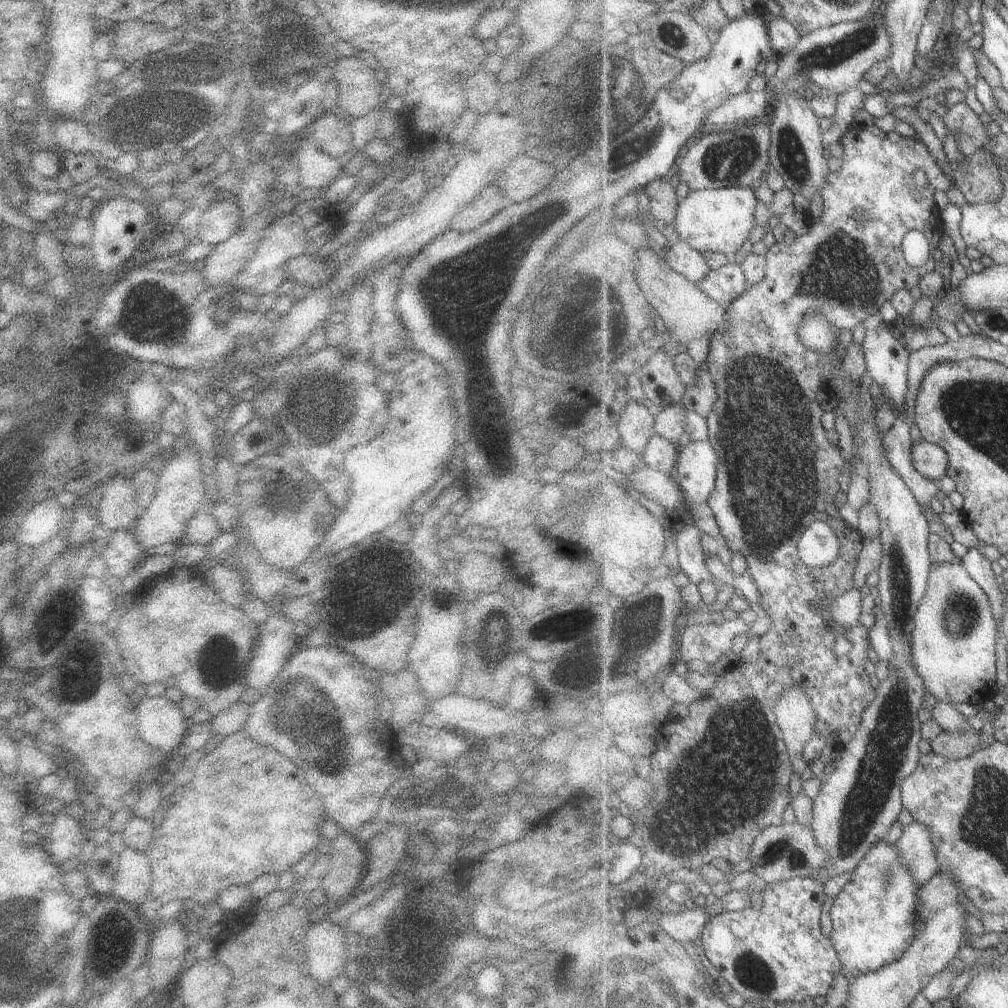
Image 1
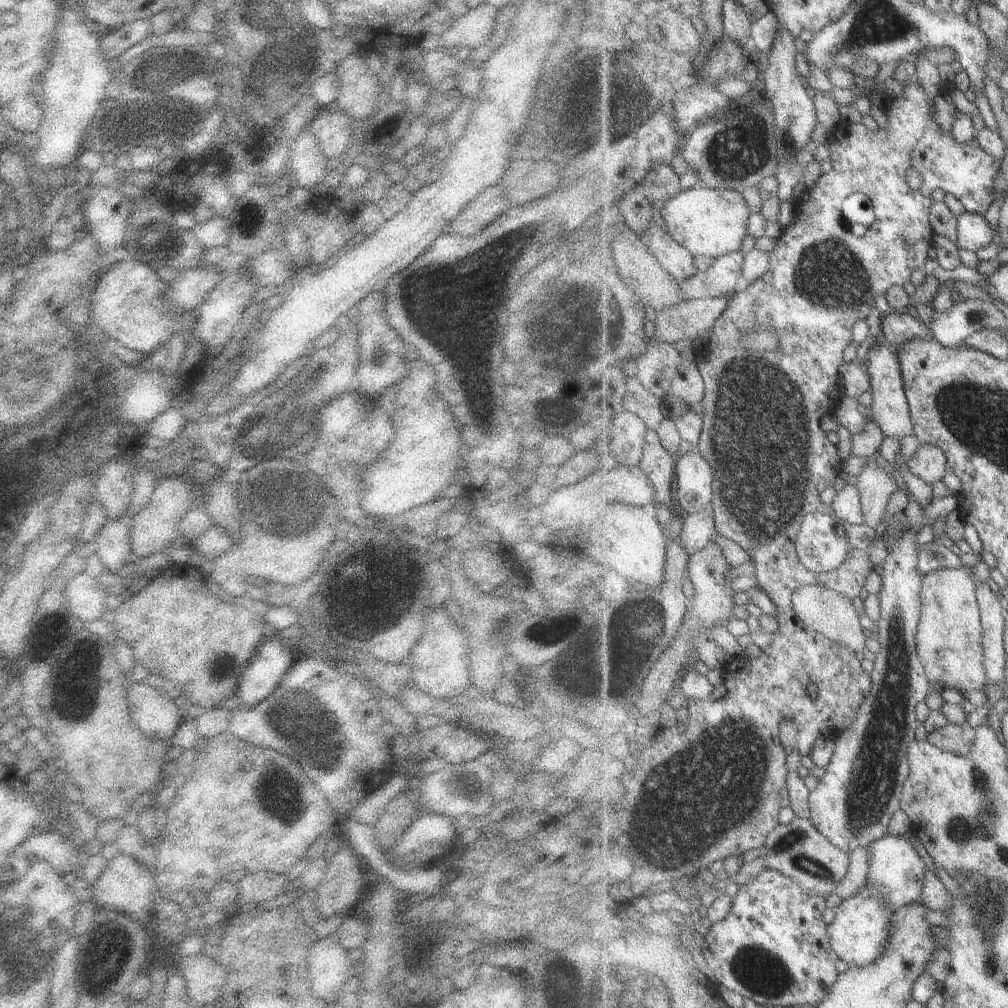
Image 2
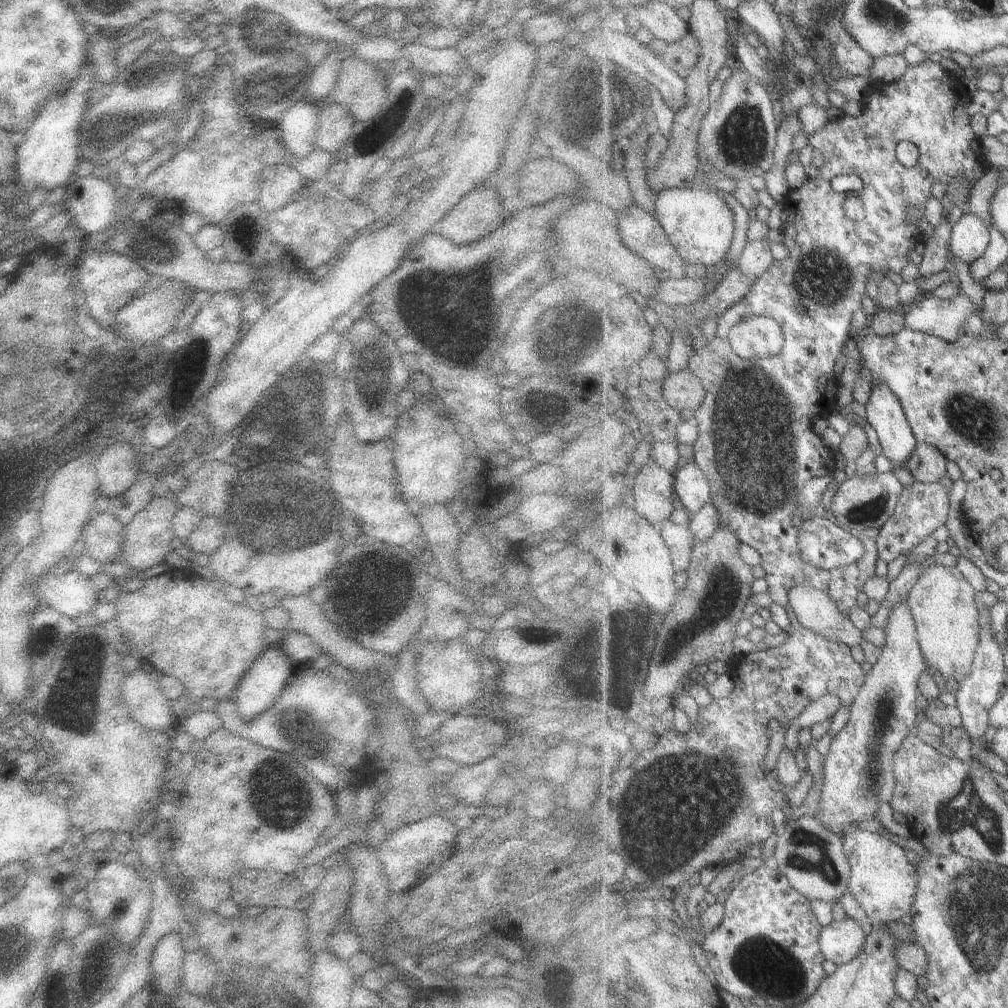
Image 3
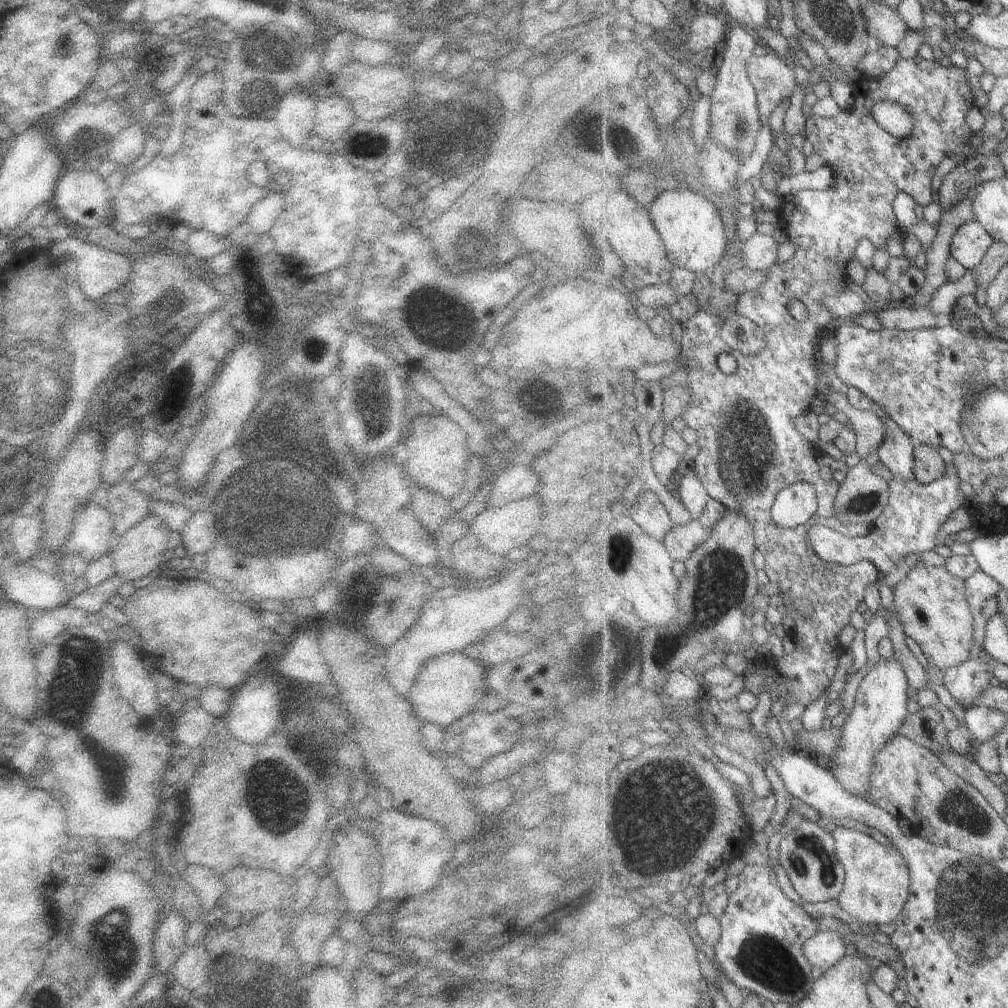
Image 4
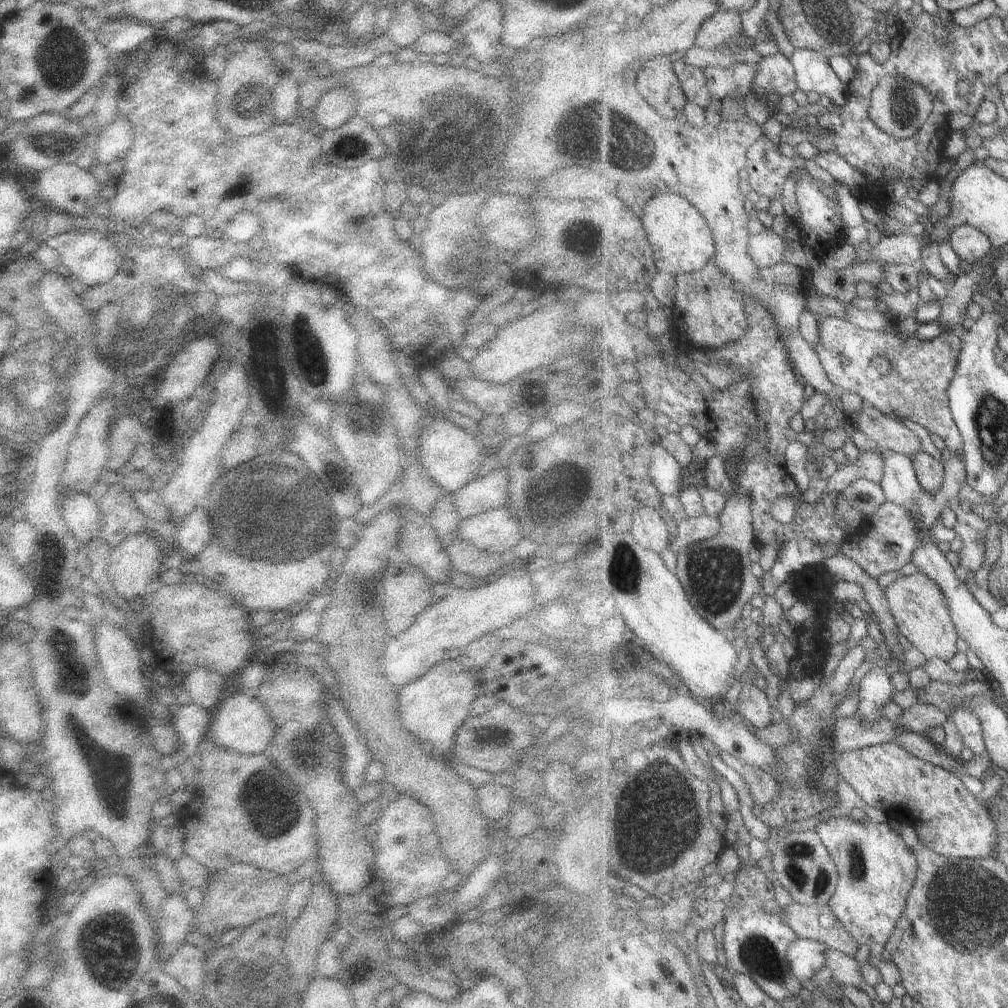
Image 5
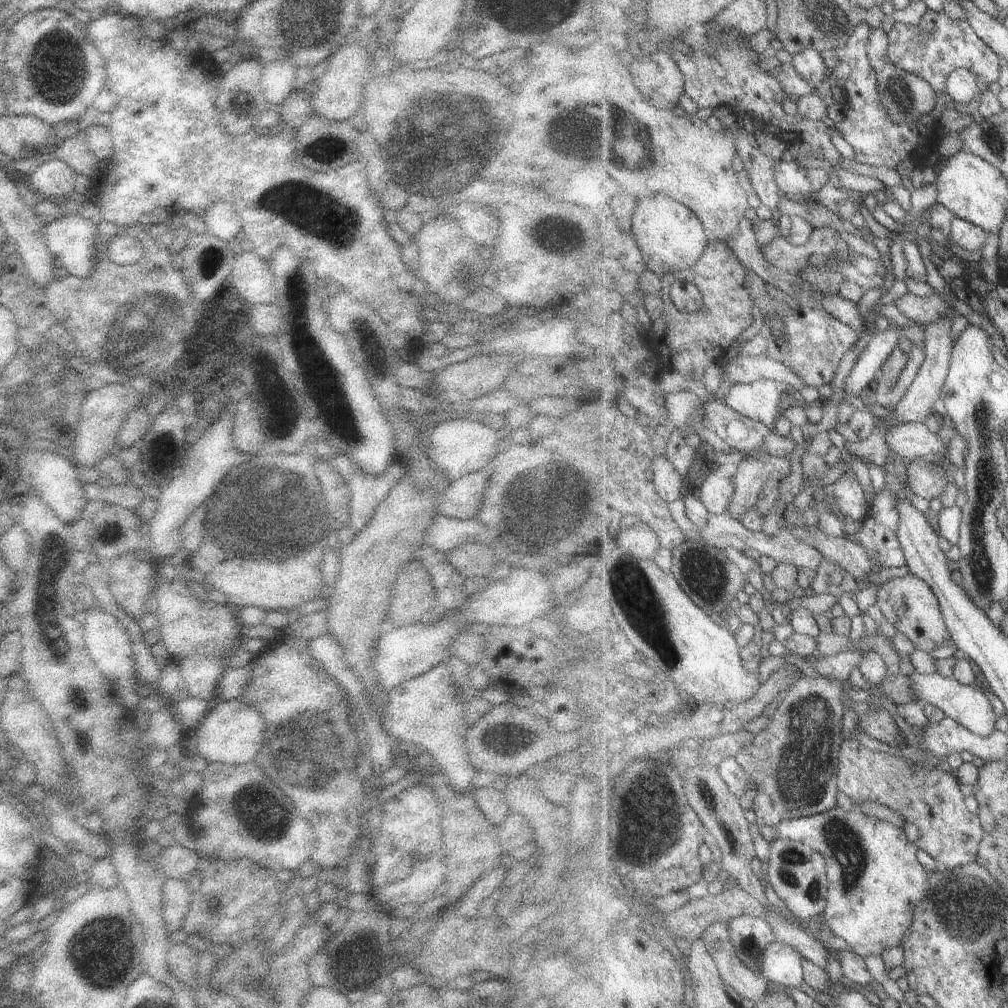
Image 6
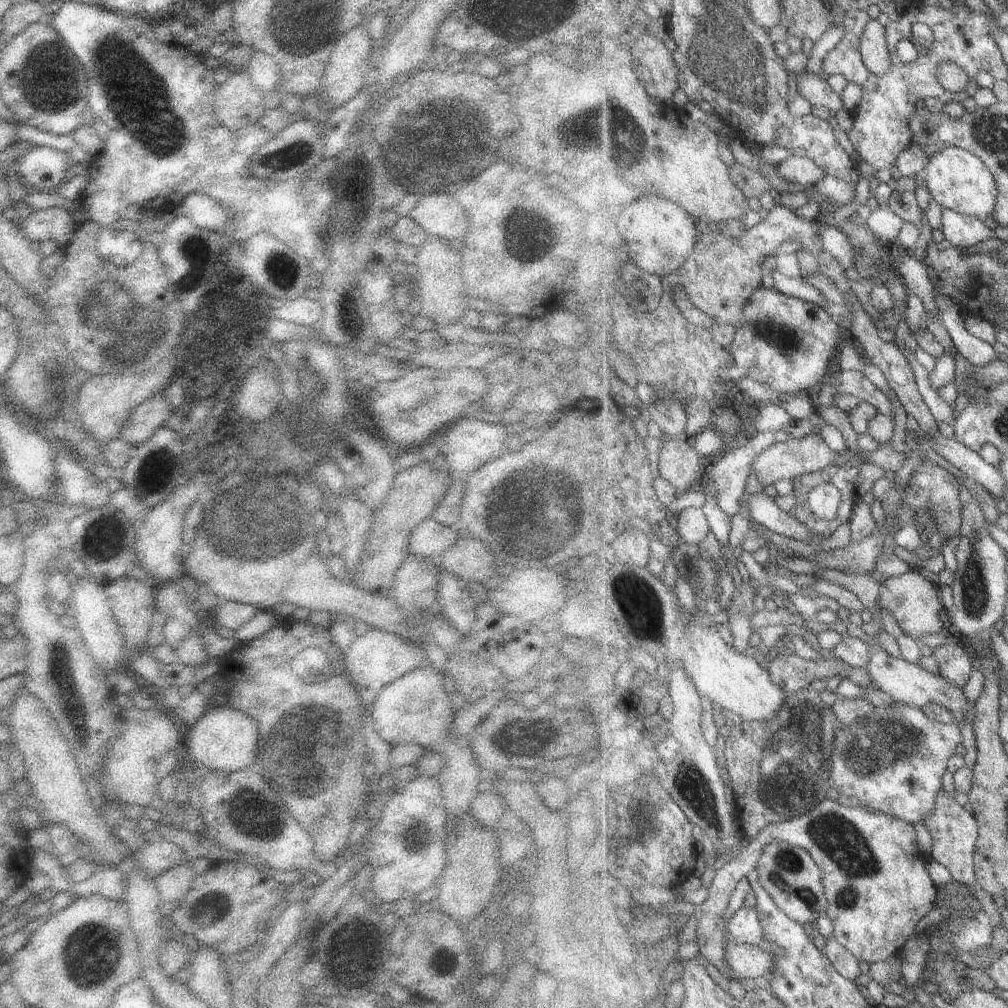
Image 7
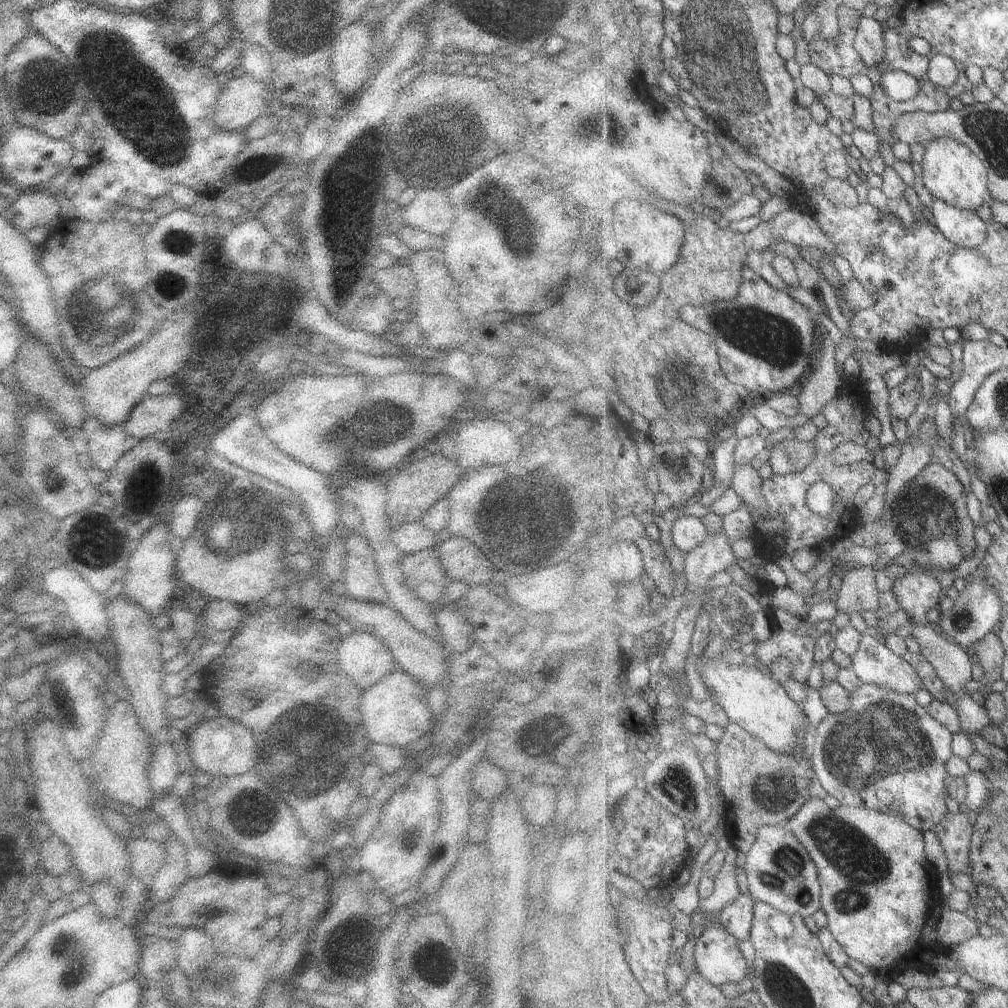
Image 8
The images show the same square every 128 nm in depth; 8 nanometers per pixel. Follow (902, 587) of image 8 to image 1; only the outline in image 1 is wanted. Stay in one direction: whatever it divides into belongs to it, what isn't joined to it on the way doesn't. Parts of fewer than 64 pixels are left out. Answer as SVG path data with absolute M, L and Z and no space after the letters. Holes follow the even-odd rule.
M935 563L928 578L928 589L914 616L912 632L912 659L915 670L929 692L938 701L958 707L976 708L993 700L997 687L997 621L989 595L969 574L962 563Z

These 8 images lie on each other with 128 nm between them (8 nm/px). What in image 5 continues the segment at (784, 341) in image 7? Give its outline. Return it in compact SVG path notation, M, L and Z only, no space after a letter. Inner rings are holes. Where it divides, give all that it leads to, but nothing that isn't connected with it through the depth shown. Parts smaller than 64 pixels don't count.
M817 317L819 343L814 347L821 359L827 376L844 391L860 394L867 405L873 405L893 418L907 418L924 427L929 434L937 434L951 453L958 454L964 460L964 438L956 425L948 397L948 388L958 369L958 359L962 349L962 340L958 332L946 331L930 340L918 340L915 335L901 337L893 331L872 331L862 329L843 317ZM875 356L883 356L891 362L887 375L881 375L871 366Z

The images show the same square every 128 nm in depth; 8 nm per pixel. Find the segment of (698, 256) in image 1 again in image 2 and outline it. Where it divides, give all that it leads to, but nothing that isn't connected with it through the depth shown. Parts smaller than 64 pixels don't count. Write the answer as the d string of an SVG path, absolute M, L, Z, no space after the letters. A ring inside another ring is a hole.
M652 222L643 236L643 242L649 246L650 253L661 263L661 266L678 281L684 281L700 272L693 254L675 242L665 228Z

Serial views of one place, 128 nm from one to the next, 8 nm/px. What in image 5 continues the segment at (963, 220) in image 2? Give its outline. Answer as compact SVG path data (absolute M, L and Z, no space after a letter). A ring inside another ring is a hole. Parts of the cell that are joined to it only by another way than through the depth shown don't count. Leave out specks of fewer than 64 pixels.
M970 224L959 225L951 230L948 240L955 252L968 263L977 262L994 252L992 239Z

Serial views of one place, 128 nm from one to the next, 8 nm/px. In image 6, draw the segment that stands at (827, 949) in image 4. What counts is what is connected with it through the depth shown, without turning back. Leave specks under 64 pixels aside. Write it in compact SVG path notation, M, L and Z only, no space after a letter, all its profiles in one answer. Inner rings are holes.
M775 941L762 951L760 970L769 982L780 987L803 986L804 956L791 945Z

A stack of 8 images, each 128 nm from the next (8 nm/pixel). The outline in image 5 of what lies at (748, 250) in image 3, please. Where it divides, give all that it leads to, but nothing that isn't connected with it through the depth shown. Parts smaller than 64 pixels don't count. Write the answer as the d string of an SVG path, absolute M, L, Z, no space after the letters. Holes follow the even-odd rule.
M774 231L751 234L749 254L759 269L781 263L783 252L785 252L784 236L779 236Z

